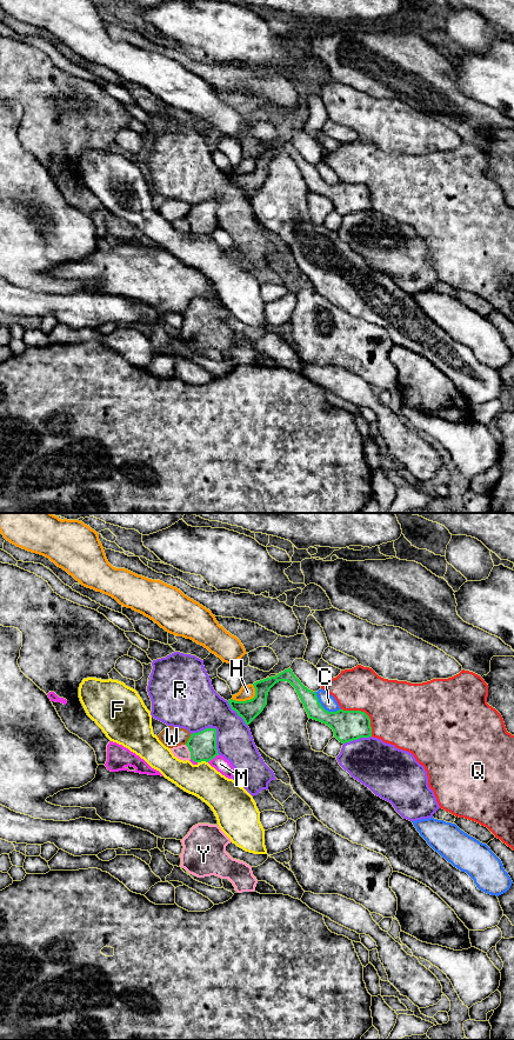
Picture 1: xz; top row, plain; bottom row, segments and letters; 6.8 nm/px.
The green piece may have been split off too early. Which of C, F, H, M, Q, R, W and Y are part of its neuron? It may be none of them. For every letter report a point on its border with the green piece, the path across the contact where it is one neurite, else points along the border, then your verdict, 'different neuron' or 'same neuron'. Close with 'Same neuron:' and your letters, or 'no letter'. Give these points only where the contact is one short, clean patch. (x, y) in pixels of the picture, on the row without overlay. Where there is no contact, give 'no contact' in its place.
C: xz (324, 181) | different neuron
F: xz (202, 233) | along xz (207, 234), (198, 235) | different neuron
H: xz (247, 173) | different neuron
M: xz (212, 231) | along xz (218, 227), (207, 234) | different neuron
Q: xz (365, 186) | different neuron
R: xz (215, 202) | different neuron
W: xz (188, 212) | different neuron
Y: xz (189, 224) | different neuron
Same neuron: no letter

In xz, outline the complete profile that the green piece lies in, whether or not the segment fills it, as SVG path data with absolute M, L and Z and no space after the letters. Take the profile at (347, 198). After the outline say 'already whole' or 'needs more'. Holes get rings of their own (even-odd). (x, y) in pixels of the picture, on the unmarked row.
M291 141L285 142L275 149L254 155L255 169L253 172L246 174L231 172L228 176L248 199L263 184L267 178L269 162L279 154L289 155L303 176L308 191L329 199L334 205L334 209L340 215L346 216L360 211L372 209L371 192L365 185L343 182L336 185L326 184L319 175L316 166L305 160Z; already whole

